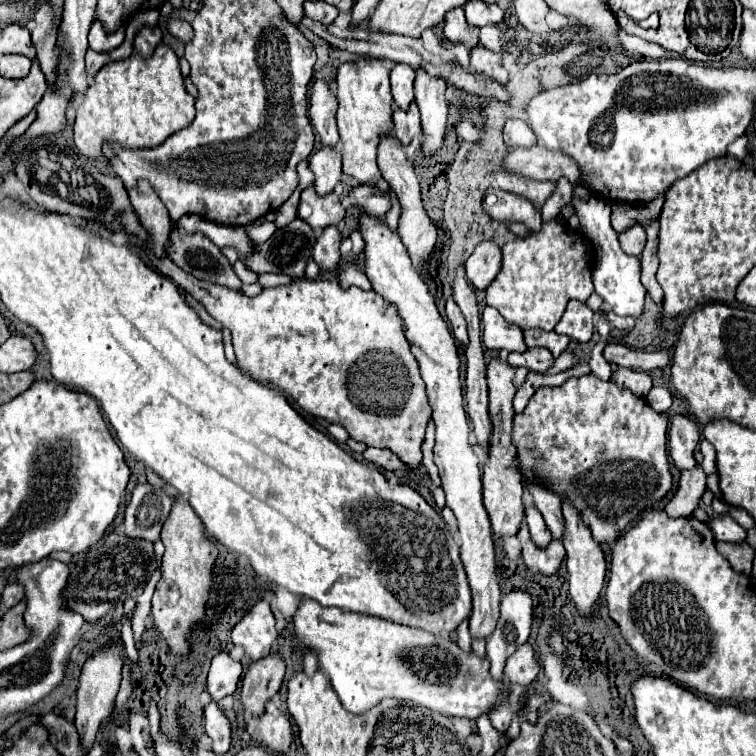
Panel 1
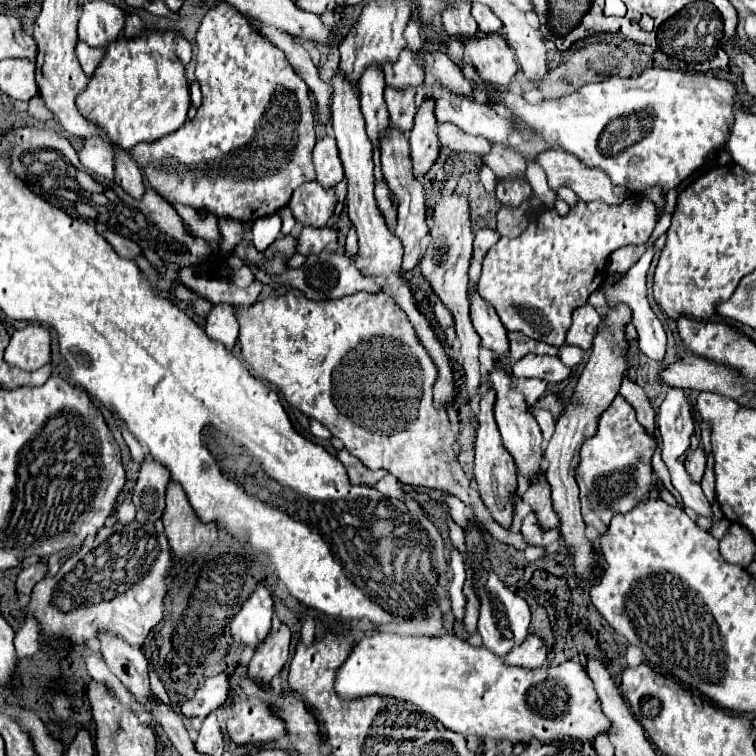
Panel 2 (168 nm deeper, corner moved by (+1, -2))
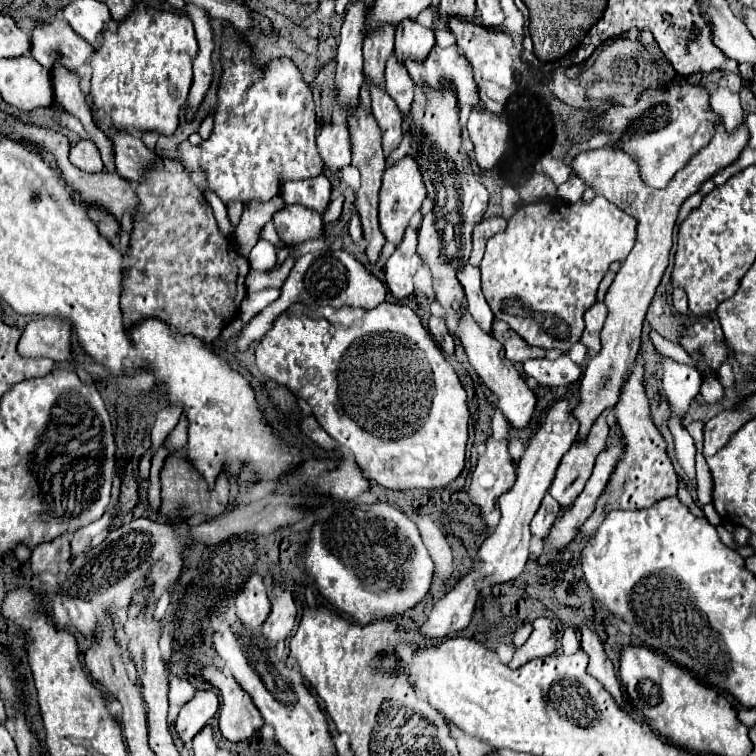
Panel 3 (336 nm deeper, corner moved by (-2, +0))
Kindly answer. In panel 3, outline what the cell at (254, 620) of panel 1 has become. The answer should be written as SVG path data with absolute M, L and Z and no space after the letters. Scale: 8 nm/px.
M252 576L246 582L246 588L236 596L236 614L246 628L258 628L270 614L270 600L260 576Z

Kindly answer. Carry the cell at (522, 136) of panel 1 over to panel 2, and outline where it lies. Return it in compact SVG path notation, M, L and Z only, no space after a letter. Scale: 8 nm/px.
M439 84L431 86L425 90L425 98L431 98L435 100L435 118L439 122L451 122L455 126L459 126L463 132L471 134L471 136L483 136L487 138L489 142L501 142L501 144L507 144L507 136L515 130L513 122L505 116L499 116L495 112L495 108L491 104L479 104L473 96L459 96Z

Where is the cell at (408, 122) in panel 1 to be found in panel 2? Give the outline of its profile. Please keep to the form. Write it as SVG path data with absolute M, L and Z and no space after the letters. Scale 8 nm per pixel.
M387 86L385 102L389 108L391 122L403 132L411 130L415 118L415 88L395 90L393 86Z

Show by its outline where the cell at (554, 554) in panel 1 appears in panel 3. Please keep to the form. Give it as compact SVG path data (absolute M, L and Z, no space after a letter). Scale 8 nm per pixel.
M546 494L544 500L542 500L542 504L540 504L540 508L538 508L538 512L536 512L536 516L534 516L532 522L530 522L530 530L532 530L532 534L534 534L536 538L544 538L544 536L548 536L552 524L556 522L558 512L560 512L558 502L556 502L550 494Z

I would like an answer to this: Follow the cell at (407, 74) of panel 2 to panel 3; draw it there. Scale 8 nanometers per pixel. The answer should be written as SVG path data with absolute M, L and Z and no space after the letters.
M404 20L396 28L396 48L394 56L398 64L404 64L406 58L414 62L424 62L430 50L434 48L434 32L430 28L420 26L418 22Z

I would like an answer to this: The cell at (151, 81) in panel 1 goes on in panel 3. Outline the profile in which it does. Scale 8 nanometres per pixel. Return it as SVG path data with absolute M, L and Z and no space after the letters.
M136 4L116 34L104 32L102 48L90 58L94 106L110 114L118 130L130 126L140 132L174 134L192 86L191 49L198 49L198 43L190 18Z

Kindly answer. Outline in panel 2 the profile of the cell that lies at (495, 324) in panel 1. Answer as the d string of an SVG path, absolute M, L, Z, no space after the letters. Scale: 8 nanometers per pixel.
M471 292L471 322L485 348L493 350L499 358L505 358L509 354L505 326L499 322L495 308L491 304L485 304L477 292Z

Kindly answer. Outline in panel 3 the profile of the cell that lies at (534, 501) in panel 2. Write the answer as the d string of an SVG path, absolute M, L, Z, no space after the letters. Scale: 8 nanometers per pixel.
M606 410L602 414L602 418L598 418L588 434L588 438L578 444L572 446L560 460L556 476L550 484L550 496L562 506L568 508L576 496L582 492L586 480L590 478L590 472L594 468L594 460L598 456L598 452L606 446L606 438L608 438L608 416L610 410Z

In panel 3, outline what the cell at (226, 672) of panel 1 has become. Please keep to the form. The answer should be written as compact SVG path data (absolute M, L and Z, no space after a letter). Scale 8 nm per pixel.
M200 690L194 694L190 702L186 702L176 718L176 734L178 738L188 744L218 712L220 702L218 694L212 690Z

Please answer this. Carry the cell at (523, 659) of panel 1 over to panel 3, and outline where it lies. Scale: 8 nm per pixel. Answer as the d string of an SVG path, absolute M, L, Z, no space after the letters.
M538 618L538 620L534 620L534 630L532 630L530 638L526 640L526 644L516 648L508 666L520 668L522 664L526 664L534 658L550 656L554 650L556 650L556 626L550 624L548 618Z

